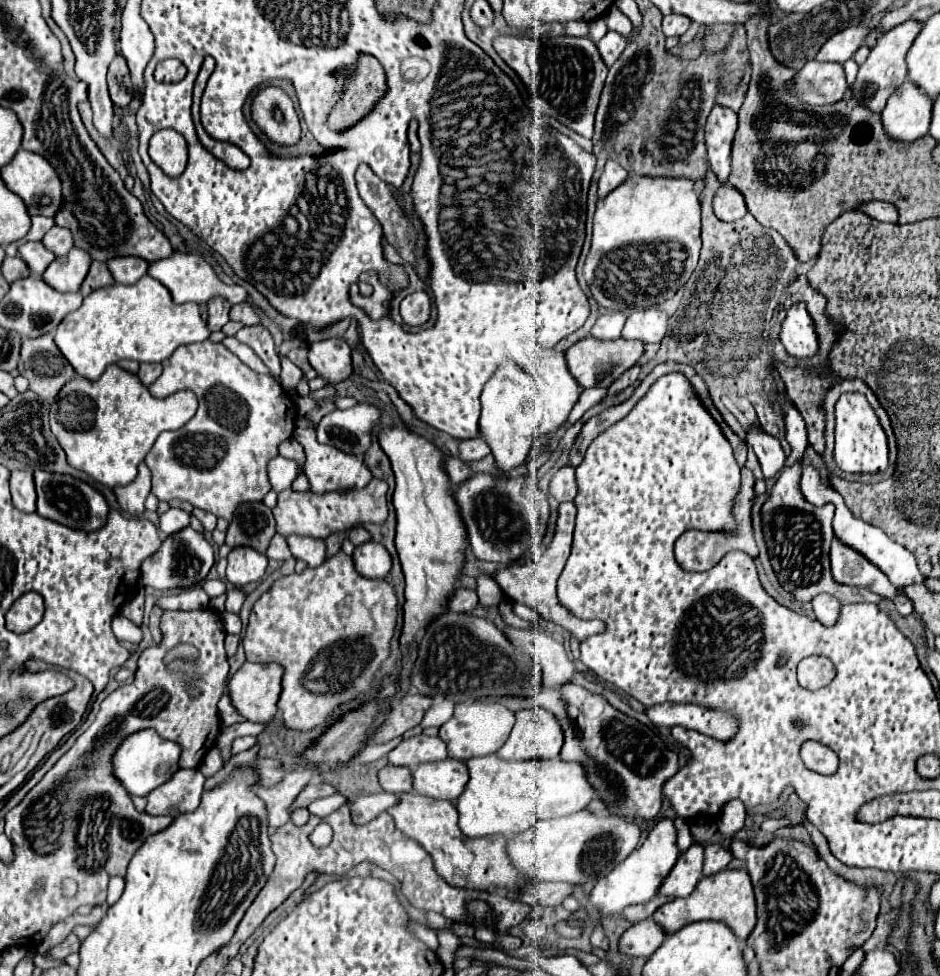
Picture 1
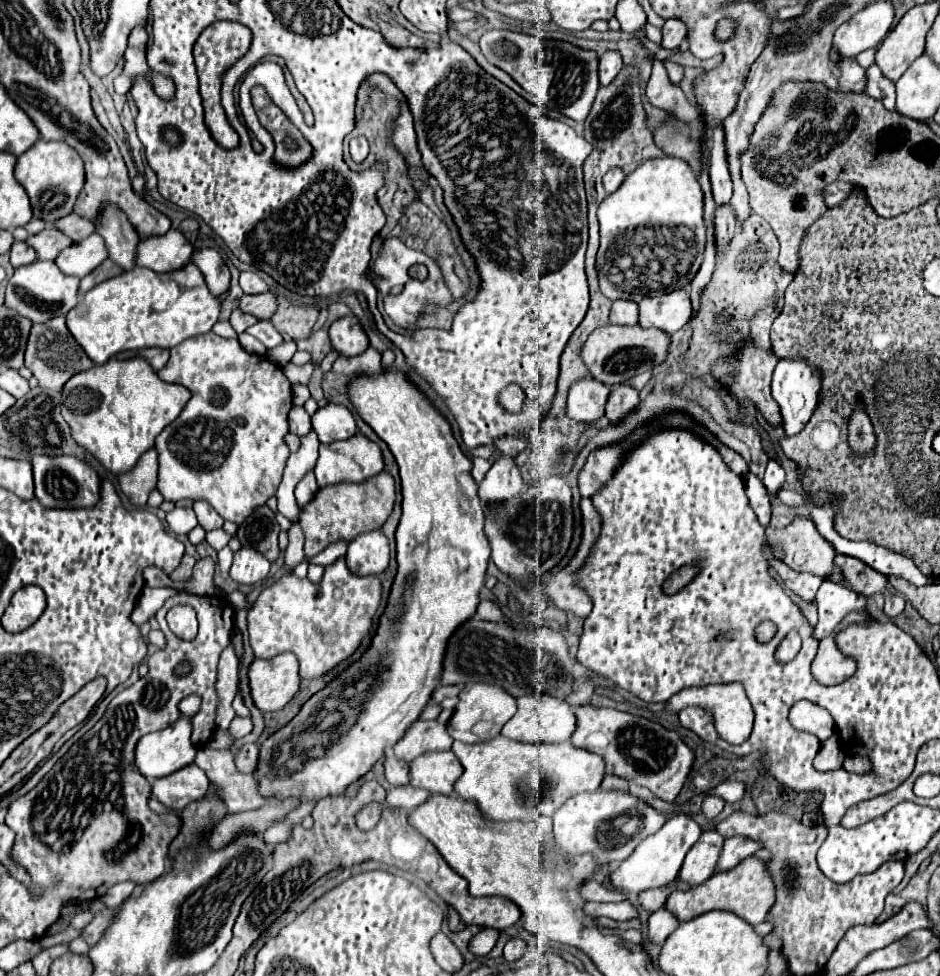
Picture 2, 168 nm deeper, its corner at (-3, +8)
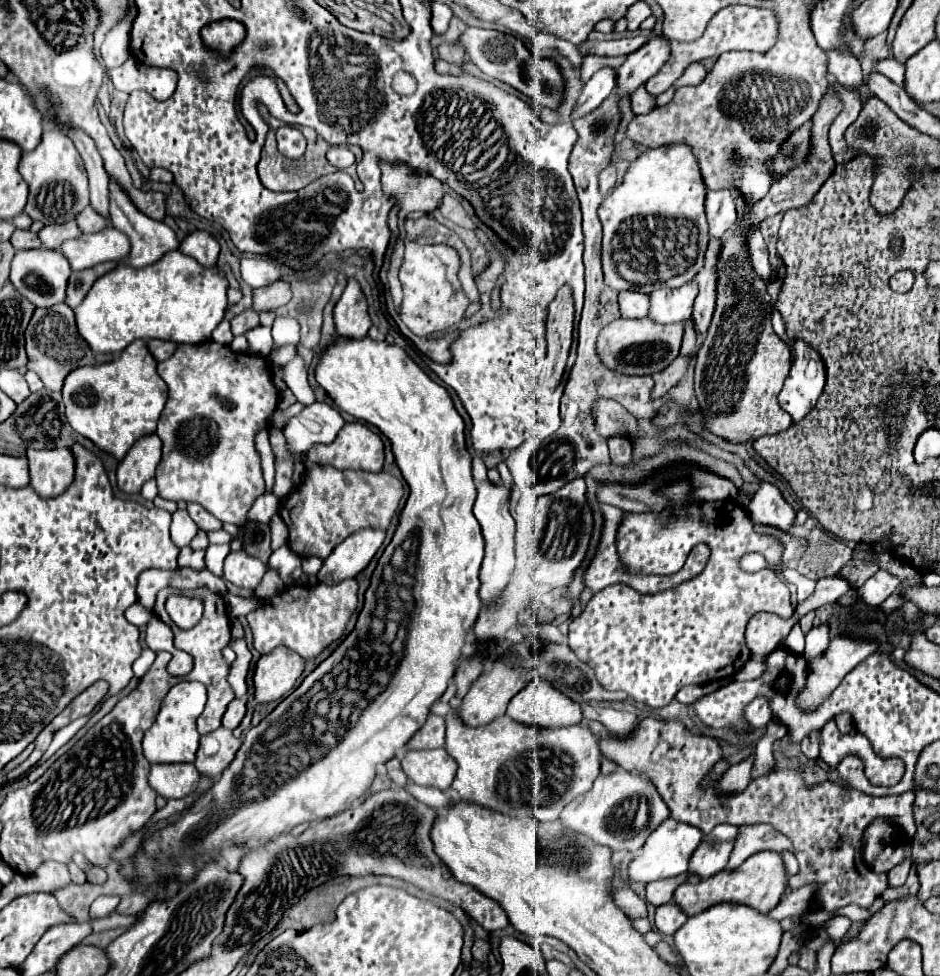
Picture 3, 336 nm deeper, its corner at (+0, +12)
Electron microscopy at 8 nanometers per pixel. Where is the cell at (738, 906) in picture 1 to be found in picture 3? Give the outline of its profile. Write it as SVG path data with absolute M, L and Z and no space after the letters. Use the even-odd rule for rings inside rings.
M759 851L755 855L751 855L741 867L737 869L723 869L721 873L699 881L697 885L691 883L683 883L675 893L673 893L673 901L685 909L685 913L697 915L701 911L705 911L711 905L717 903L743 903L743 905L751 905L753 909L757 909L759 913L769 913L781 899L781 895L785 893L787 887L787 873L783 867L783 861L779 857L779 853L775 851Z

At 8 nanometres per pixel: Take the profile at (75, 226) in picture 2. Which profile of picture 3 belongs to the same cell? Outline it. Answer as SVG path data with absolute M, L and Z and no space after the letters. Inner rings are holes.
M91 207L83 209L83 211L75 217L75 221L77 221L77 227L79 227L83 233L97 233L97 231L101 231L101 229L107 227L107 221L105 221L101 215L97 215Z

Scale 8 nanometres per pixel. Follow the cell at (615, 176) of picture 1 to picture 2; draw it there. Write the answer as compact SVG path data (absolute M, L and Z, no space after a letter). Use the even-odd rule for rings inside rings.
M610 169L606 175L604 175L604 189L606 193L614 193L624 181L624 173L620 169Z

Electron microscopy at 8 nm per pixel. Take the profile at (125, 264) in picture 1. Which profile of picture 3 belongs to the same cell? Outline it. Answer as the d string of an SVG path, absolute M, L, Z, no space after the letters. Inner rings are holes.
M71 129L67 133L77 151L81 153L85 161L85 169L89 175L89 191L91 191L91 207L101 213L101 217L109 219L109 175L103 169L103 161L99 151L95 149L95 143L89 141L89 137L77 129Z

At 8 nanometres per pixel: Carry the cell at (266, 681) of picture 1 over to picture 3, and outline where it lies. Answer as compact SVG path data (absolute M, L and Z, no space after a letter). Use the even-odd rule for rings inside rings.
M287 647L261 655L253 675L255 701L271 703L289 695L303 673L303 663L305 661L301 661L301 657Z

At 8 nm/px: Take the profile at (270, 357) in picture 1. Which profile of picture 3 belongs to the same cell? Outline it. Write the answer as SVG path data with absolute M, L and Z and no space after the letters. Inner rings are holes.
M259 325L255 329L249 329L245 333L245 337L249 341L249 353L259 355L259 357L267 357L269 349L271 349L271 343L273 343L273 339L271 339L271 327Z

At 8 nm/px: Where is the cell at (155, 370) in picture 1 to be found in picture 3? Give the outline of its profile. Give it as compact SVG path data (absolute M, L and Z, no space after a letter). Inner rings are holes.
M151 339L151 341L147 341L147 349L157 361L165 361L167 357L173 355L175 343L171 343L171 341L153 341Z

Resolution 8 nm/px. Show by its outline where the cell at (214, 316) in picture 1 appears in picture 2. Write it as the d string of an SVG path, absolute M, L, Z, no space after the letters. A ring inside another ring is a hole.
M200 247L192 253L192 263L198 265L198 269L204 273L208 289L214 295L222 295L224 291L230 289L230 271L224 265L220 253L210 247Z

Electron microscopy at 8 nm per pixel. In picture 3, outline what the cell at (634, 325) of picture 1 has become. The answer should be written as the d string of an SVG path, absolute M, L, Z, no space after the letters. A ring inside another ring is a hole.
M685 283L677 289L657 289L649 295L649 317L653 321L667 323L683 323L691 317L693 301L697 295L697 283Z

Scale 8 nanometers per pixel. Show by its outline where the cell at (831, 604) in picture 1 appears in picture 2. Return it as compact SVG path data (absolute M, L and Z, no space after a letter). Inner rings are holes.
M824 581L816 593L816 607L818 607L818 623L812 629L814 639L824 639L832 629L850 613L864 609L866 601L856 593L832 583Z

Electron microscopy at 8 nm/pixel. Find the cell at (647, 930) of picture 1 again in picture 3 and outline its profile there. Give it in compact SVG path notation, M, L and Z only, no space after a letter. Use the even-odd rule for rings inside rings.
M665 903L655 911L655 927L663 935L673 935L685 921L687 915L675 903Z

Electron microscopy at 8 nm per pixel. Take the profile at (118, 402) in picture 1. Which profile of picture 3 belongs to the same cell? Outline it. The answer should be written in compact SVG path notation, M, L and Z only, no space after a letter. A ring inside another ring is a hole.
M133 341L119 359L69 373L63 385L63 403L71 427L121 461L139 437L155 433L157 419L167 403L167 385L157 375L155 359L147 353L145 341Z

